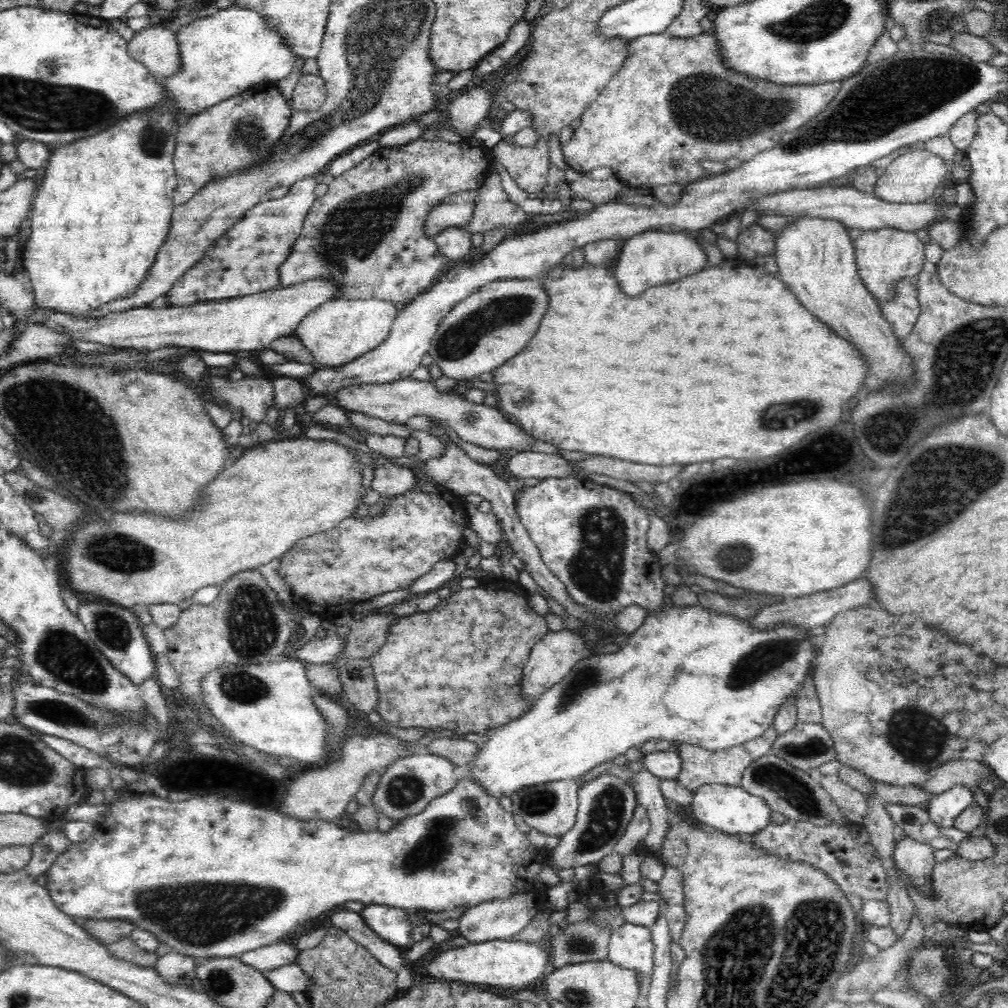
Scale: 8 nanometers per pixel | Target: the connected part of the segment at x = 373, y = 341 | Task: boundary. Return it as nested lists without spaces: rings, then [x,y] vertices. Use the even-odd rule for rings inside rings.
[[[330,300],[303,318],[295,334],[318,364],[339,367],[378,348],[388,338],[398,310],[387,300]]]

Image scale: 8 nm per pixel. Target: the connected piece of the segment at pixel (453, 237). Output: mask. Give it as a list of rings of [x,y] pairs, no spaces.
[[[446,228],[434,240],[442,254],[452,262],[460,261],[475,251],[472,246],[472,233],[466,228]]]

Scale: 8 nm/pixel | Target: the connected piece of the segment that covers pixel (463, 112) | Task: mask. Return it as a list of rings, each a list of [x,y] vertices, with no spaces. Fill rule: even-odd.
[[[472,84],[469,91],[460,93],[448,104],[446,118],[452,125],[454,133],[461,135],[465,140],[473,138],[471,131],[487,118],[491,105],[492,91]]]

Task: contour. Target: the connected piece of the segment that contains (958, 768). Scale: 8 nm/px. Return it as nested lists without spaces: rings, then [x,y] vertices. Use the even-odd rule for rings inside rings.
[[[950,760],[938,768],[932,768],[928,772],[928,778],[924,784],[920,784],[920,789],[926,791],[926,793],[932,793],[932,796],[942,794],[954,788],[954,786],[965,786],[968,790],[978,790],[980,788],[980,782],[984,782],[986,778],[993,776],[992,769],[988,765],[976,760]]]

